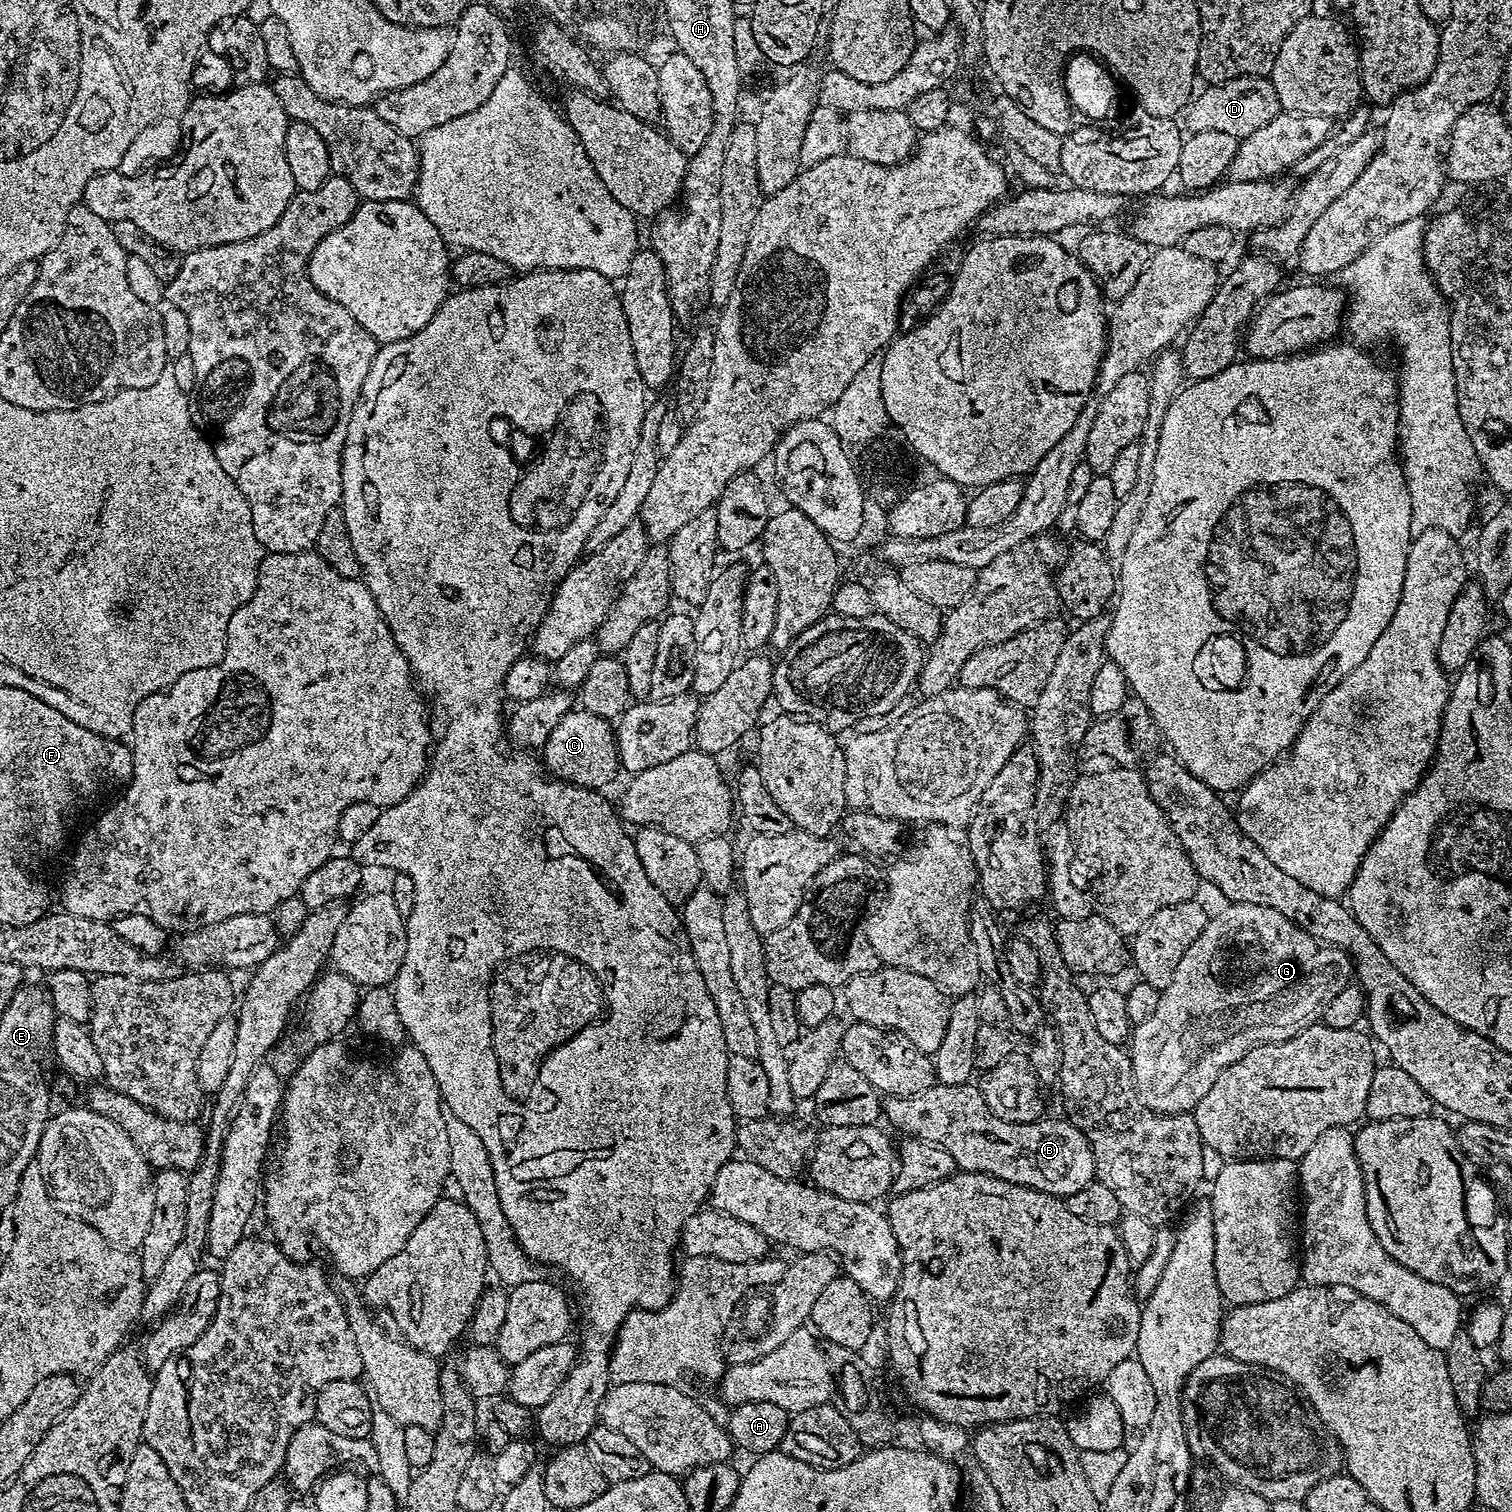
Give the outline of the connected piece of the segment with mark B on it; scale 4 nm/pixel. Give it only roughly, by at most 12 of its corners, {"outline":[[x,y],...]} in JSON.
{"outline":[[972,1082],[882,1116],[957,1169],[1061,1198],[1096,1180],[1067,1119],[1011,1124]]}

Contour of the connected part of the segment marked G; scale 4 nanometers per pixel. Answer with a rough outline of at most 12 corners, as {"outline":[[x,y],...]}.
{"outline":[[1229,903],[1130,1036],[1157,1113],[1323,1017],[1353,961]]}

